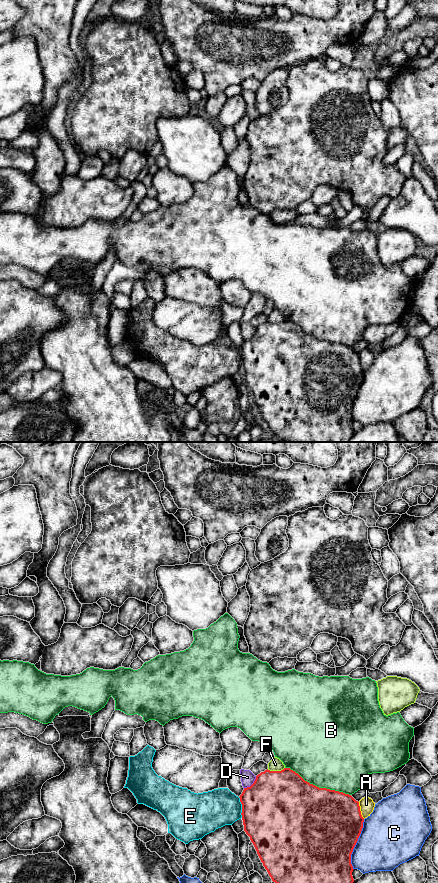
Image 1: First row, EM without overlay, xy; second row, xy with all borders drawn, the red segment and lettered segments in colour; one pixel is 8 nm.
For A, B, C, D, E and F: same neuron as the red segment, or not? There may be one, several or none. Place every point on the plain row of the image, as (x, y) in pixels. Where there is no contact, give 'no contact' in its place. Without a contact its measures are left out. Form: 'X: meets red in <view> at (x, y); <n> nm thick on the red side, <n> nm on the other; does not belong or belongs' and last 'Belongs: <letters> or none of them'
A: meets red in xy at (359, 362); 500 nm thick on the red side, 120 nm on the other; does not belong
B: meets red in xy at (318, 339); 500 nm thick on the red side, 480 nm on the other; does not belong
C: meets red in xy at (355, 396); 500 nm thick on the red side, 440 nm on the other; does not belong
D: meets red in xy at (252, 336); 500 nm thick on the red side, 110 nm on the other; does not belong
E: meets red in xy at (242, 359); 500 nm thick on the red side, 300 nm on the other; belongs
F: meets red in xy at (275, 323); 500 nm thick on the red side, 100 nm on the other; does not belong
Belongs: E

